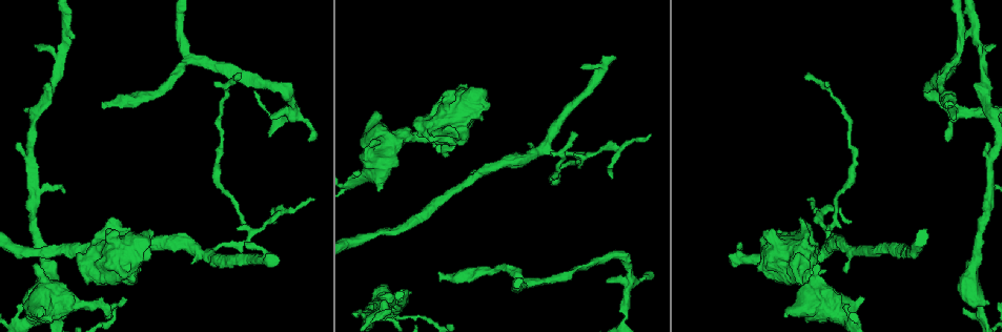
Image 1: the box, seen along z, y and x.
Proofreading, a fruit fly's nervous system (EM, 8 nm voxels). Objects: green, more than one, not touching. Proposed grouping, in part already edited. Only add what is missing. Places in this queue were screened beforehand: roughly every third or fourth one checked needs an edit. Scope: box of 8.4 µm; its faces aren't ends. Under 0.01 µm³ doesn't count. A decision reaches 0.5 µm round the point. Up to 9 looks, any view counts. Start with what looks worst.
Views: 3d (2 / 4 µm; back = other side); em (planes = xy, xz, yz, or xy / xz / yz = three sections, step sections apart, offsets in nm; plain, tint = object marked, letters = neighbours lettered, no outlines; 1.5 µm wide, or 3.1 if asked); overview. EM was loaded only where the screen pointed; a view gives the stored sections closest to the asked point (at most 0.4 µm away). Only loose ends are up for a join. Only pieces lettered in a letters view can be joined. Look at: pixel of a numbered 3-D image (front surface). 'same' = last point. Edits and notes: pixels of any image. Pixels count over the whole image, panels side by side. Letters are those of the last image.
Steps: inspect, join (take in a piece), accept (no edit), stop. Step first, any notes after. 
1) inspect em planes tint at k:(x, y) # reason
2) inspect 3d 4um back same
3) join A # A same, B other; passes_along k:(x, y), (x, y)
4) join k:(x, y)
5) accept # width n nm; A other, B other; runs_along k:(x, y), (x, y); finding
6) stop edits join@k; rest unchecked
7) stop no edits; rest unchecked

inspect 3d 2um at 1:(110, 218) # stops while still wide

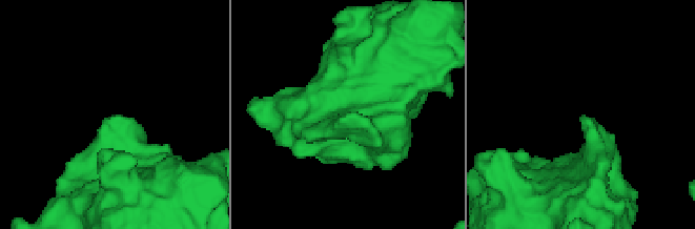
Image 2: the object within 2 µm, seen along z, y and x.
inspect em planes plain at 2:(584, 114) # need the tissue

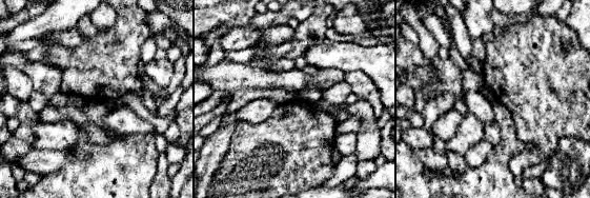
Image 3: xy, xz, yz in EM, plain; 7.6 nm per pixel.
inspect em planes letters same # what lies round it

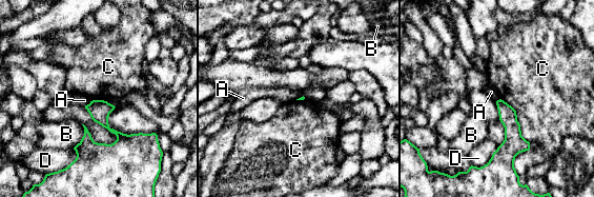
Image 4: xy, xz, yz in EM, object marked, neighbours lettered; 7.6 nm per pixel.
accept # A other, B other, C other, D other; border 4:(500, 98), (515, 111), (529, 142); no lettered piece goes on from it

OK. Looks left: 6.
inspect em planes letters at 1:(438, 273) # free end

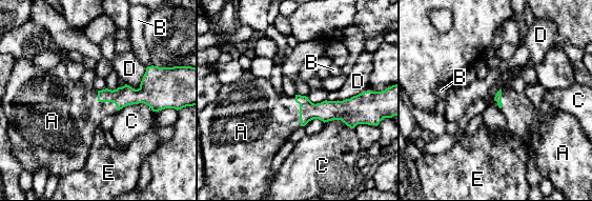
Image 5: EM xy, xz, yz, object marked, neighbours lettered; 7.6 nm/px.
join A # A same, B other, C other, D other, E other; passes_along 5:(124, 96), (105, 101), (75, 113); it goes on there

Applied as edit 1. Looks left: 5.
inspect overview

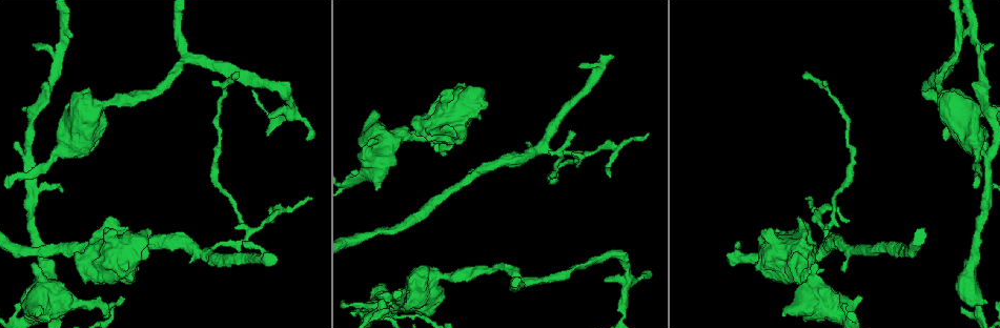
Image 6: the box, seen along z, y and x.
inspect em planes plain at 6:(275, 257) # branch stops here

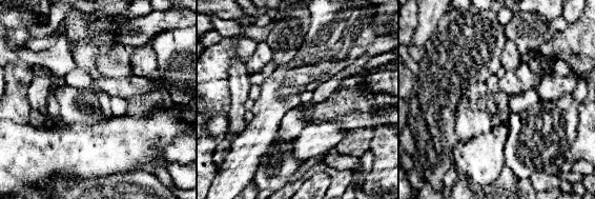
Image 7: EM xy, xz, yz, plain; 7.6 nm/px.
inspect em planes letters same # see the neighbours

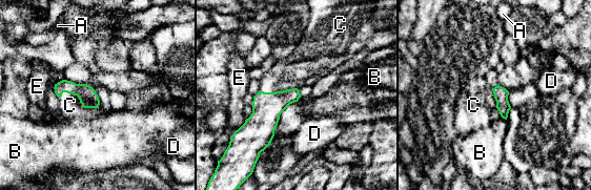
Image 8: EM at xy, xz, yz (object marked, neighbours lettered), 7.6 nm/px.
join C # A other, B other, C same, D other, E other; passes_along 8:(267, 107), (279, 91), (300, 67); it goes on there

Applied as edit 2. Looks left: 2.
inspect em planes letters at 6:(962, 307) # branch stops here

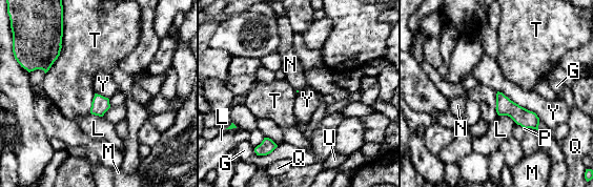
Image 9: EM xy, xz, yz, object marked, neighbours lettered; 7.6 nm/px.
join N # G other, L other, M other, N same, P other, Q other, T other, U other, Y other; passes_along 9:(523, 117), (496, 100), (481, 94); it goes on there

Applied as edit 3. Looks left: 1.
stop edits join@5, join@8, join@9; rest unchecked

